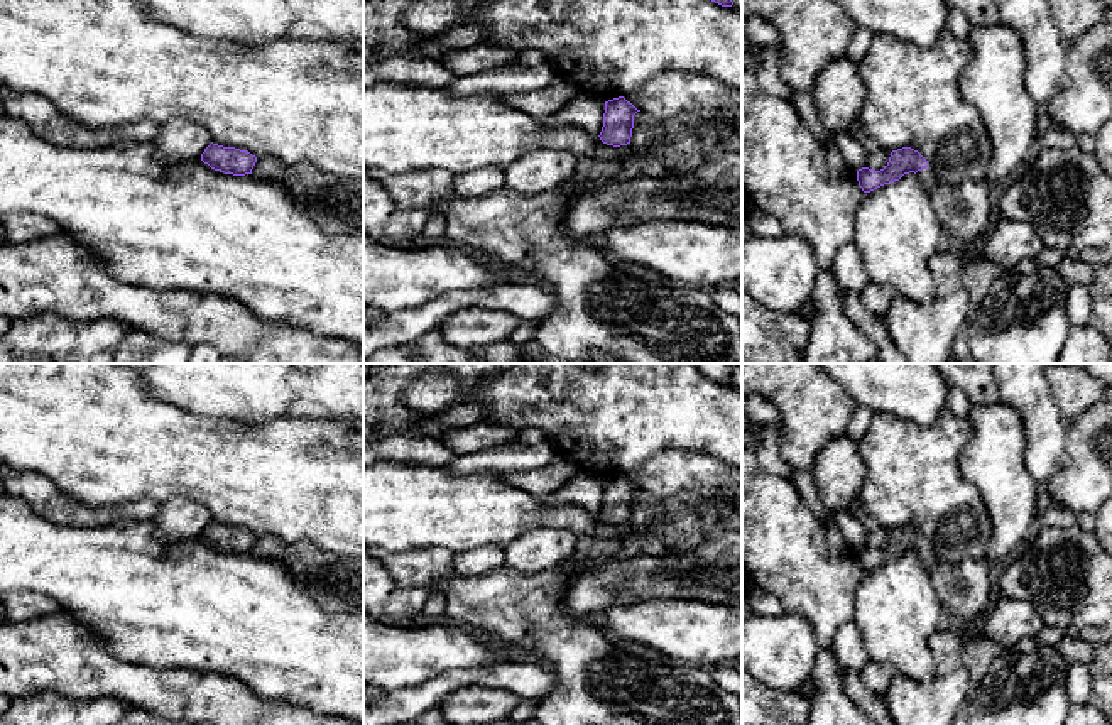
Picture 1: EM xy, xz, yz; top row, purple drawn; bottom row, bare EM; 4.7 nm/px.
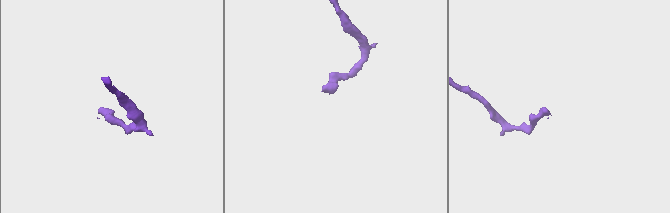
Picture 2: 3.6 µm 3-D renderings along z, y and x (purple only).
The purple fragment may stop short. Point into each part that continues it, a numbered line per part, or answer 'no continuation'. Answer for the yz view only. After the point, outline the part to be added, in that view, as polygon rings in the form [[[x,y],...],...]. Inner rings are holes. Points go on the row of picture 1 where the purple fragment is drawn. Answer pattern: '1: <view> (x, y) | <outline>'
1: yz (926, 176) | [[[931,167],[921,169],[916,174],[928,193],[931,193],[940,183]]]

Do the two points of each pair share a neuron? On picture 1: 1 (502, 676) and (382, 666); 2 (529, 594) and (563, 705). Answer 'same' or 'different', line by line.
1: different
2: same

